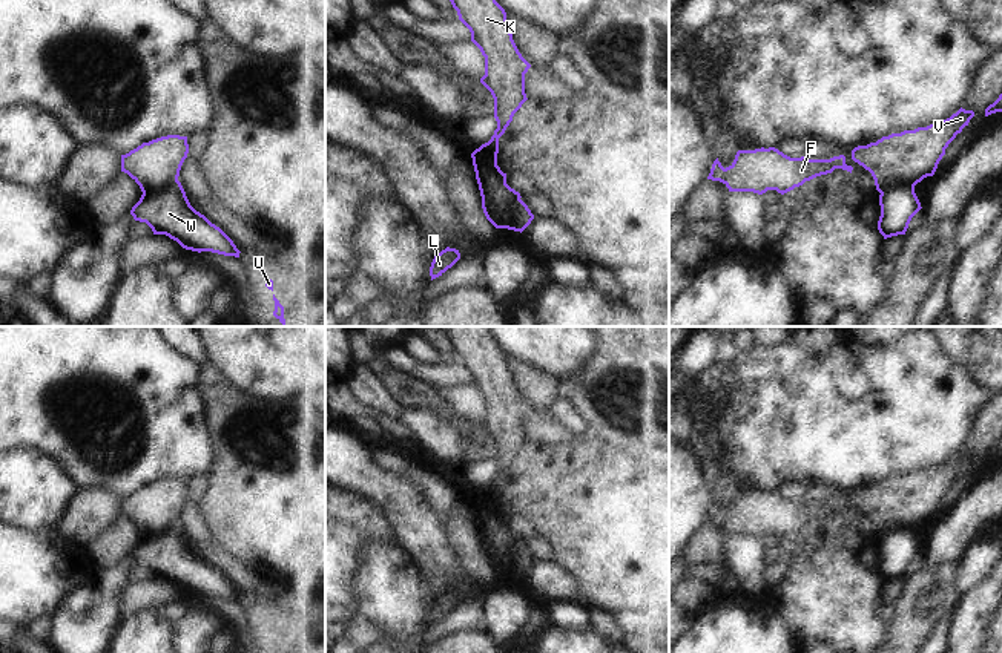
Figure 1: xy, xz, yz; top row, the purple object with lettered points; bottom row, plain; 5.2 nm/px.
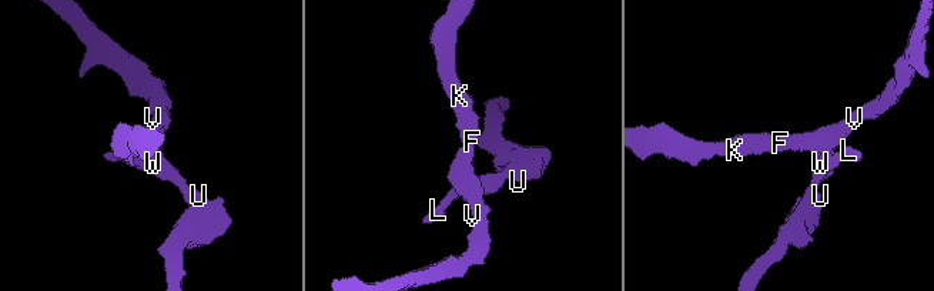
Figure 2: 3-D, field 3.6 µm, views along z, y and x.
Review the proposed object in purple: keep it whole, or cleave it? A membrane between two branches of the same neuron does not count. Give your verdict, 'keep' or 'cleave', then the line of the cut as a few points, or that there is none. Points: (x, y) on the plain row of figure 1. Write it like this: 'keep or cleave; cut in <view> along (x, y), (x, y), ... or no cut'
cleave; cut in xz along (516, 541), (511, 551), (511, 566), (520, 575)

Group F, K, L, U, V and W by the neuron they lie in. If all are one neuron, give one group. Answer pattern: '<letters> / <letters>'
F K V / L U W

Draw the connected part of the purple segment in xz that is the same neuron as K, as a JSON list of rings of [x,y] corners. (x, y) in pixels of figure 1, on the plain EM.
[[[445,326],[445,334],[459,363],[470,372],[471,385],[485,400],[480,426],[494,441],[497,472],[491,483],[471,497],[486,563],[496,572],[519,575],[513,569],[513,546],[520,537],[506,527],[506,517],[497,509],[499,481],[514,457],[528,443],[525,417],[531,408],[519,395],[505,353],[496,345],[486,326]]]

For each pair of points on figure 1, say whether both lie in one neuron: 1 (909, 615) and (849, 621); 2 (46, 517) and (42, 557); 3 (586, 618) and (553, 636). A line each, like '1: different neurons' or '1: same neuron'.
1: different neurons
2: different neurons
3: different neurons

